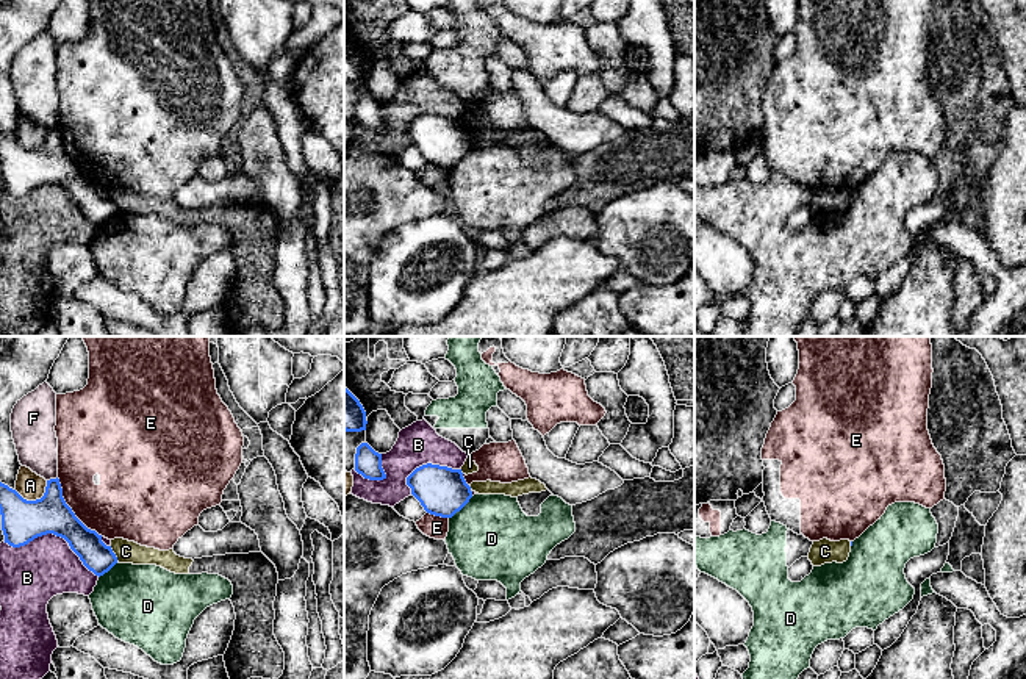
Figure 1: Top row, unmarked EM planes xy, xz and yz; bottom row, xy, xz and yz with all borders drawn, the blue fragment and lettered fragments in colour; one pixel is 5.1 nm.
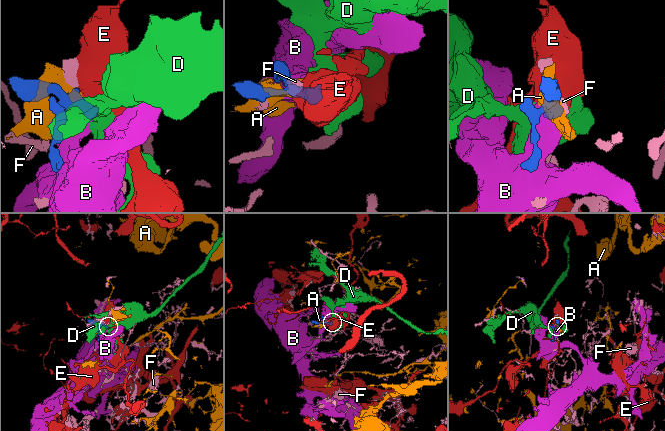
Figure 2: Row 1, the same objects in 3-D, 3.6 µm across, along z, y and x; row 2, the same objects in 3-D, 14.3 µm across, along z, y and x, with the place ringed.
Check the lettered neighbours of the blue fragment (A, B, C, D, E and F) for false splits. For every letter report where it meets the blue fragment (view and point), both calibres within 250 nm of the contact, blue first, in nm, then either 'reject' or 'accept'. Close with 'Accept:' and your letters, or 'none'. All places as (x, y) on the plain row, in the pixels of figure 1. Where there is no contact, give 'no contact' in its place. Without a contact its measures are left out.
A: xy (36, 149) | 220/140 nm | reject
B: xy (53, 183) | 220/320 nm | reject
C: xy (114, 204) | 160/120 nm | reject
D: xz (460, 158) | 260/440 nm | reject
E: xy (71, 160) | 220/320 nm | reject
F: xy (52, 129) | 200/220 nm | reject
Accept: none

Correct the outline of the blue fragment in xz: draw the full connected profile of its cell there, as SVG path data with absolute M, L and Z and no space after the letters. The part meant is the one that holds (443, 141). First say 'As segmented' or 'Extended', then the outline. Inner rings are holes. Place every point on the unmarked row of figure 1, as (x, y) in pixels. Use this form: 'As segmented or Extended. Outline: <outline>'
As segmented. Outline: M422 114L408 127L407 135L424 160L441 167L452 167L472 147L461 119L439 114Z

